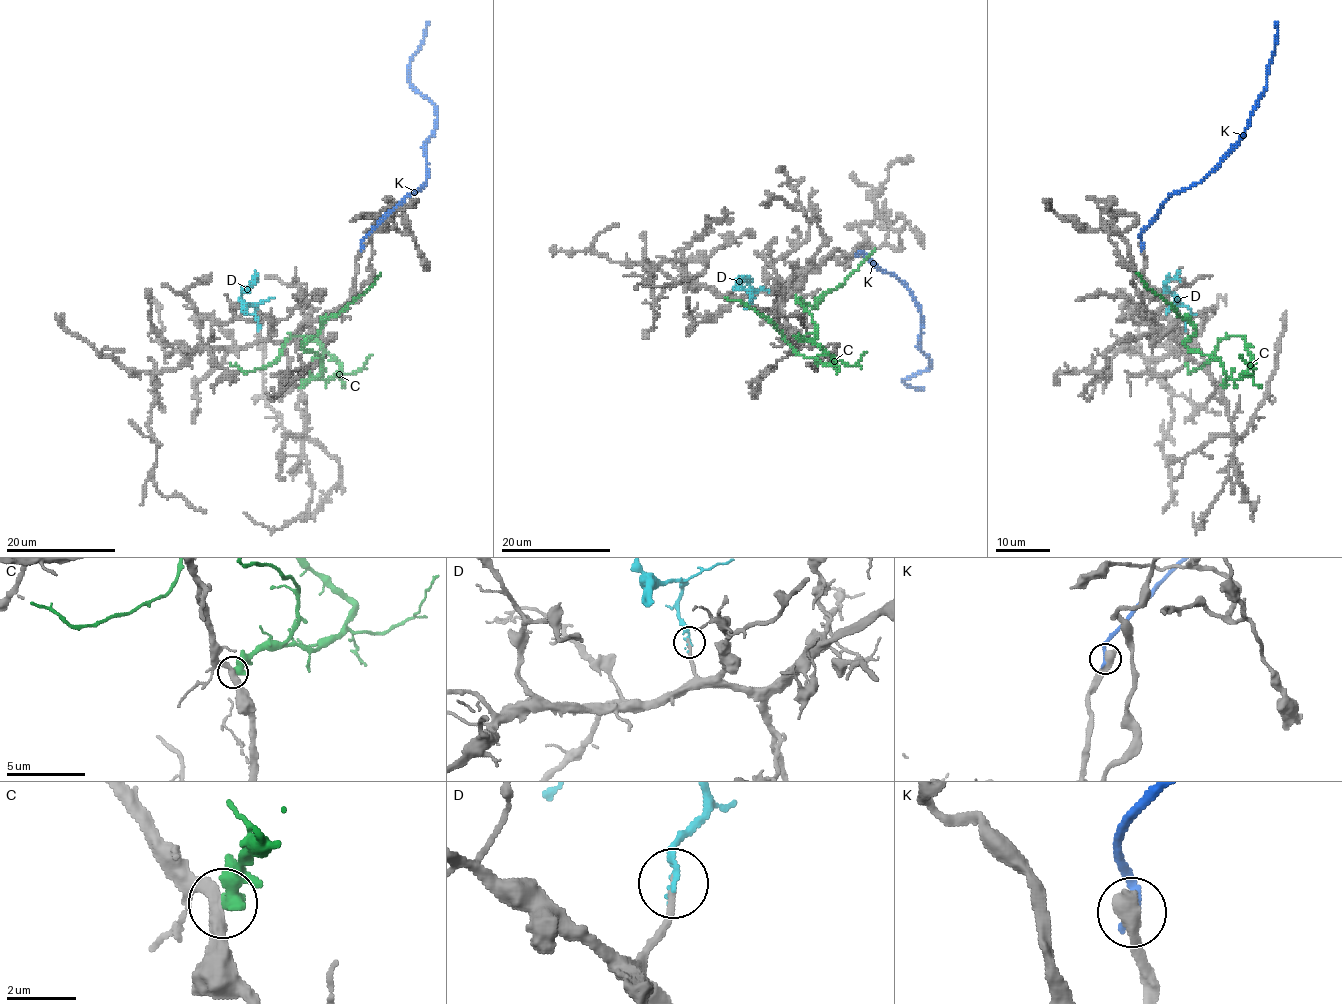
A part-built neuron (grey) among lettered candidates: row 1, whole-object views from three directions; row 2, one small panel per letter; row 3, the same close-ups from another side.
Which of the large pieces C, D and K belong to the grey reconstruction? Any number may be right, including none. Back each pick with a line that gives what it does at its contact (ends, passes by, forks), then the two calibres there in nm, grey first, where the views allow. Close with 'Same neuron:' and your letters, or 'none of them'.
D: it ends there; 200 nm thick on the grey side, 130 nm on the other
Same neuron: D

